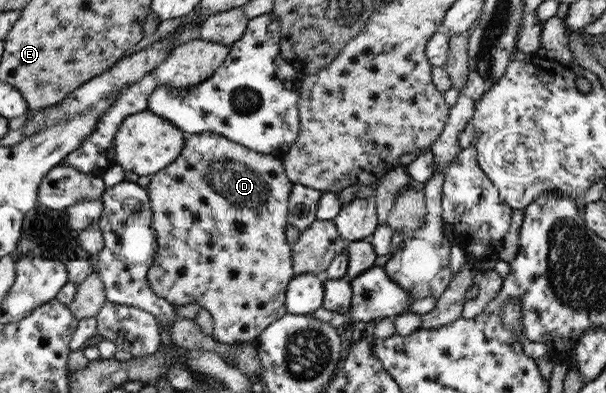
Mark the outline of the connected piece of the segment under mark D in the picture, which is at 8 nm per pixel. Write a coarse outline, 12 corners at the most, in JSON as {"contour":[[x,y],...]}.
{"contour":[[187,135],[146,279],[221,344],[288,314],[282,159]]}

